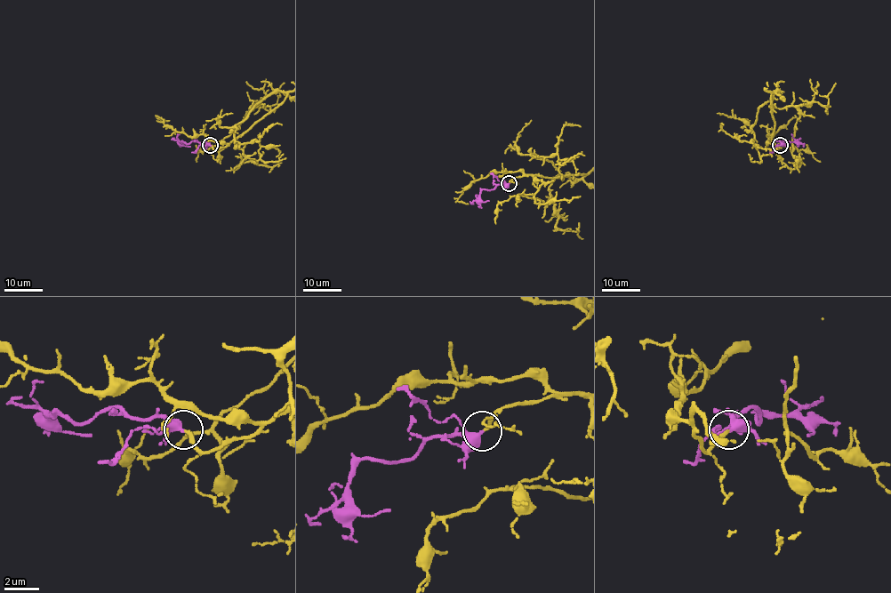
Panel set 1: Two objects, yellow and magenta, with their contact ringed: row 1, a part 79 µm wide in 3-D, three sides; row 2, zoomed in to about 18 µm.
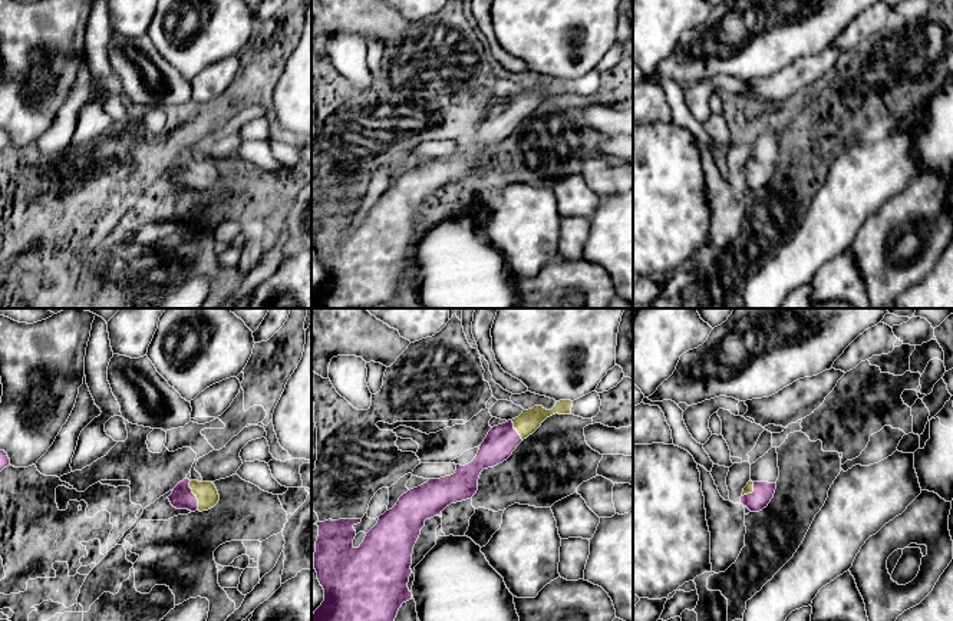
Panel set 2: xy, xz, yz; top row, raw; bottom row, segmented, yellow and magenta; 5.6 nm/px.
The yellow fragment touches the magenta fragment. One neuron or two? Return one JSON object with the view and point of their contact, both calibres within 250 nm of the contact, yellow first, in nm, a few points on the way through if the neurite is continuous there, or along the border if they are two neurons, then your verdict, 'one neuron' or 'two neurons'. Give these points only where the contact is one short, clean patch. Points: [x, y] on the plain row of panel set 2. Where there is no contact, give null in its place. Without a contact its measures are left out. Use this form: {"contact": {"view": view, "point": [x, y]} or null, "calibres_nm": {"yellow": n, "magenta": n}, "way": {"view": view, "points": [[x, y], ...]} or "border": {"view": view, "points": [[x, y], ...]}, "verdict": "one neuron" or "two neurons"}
{"contact": {"view": "xy", "point": [194, 172]}, "calibres_nm": {"yellow": 120, "magenta": 130}, "way": {"view": "xy", "points": [[205, 171], [194, 172], [181, 177]]}, "verdict": "one neuron"}

